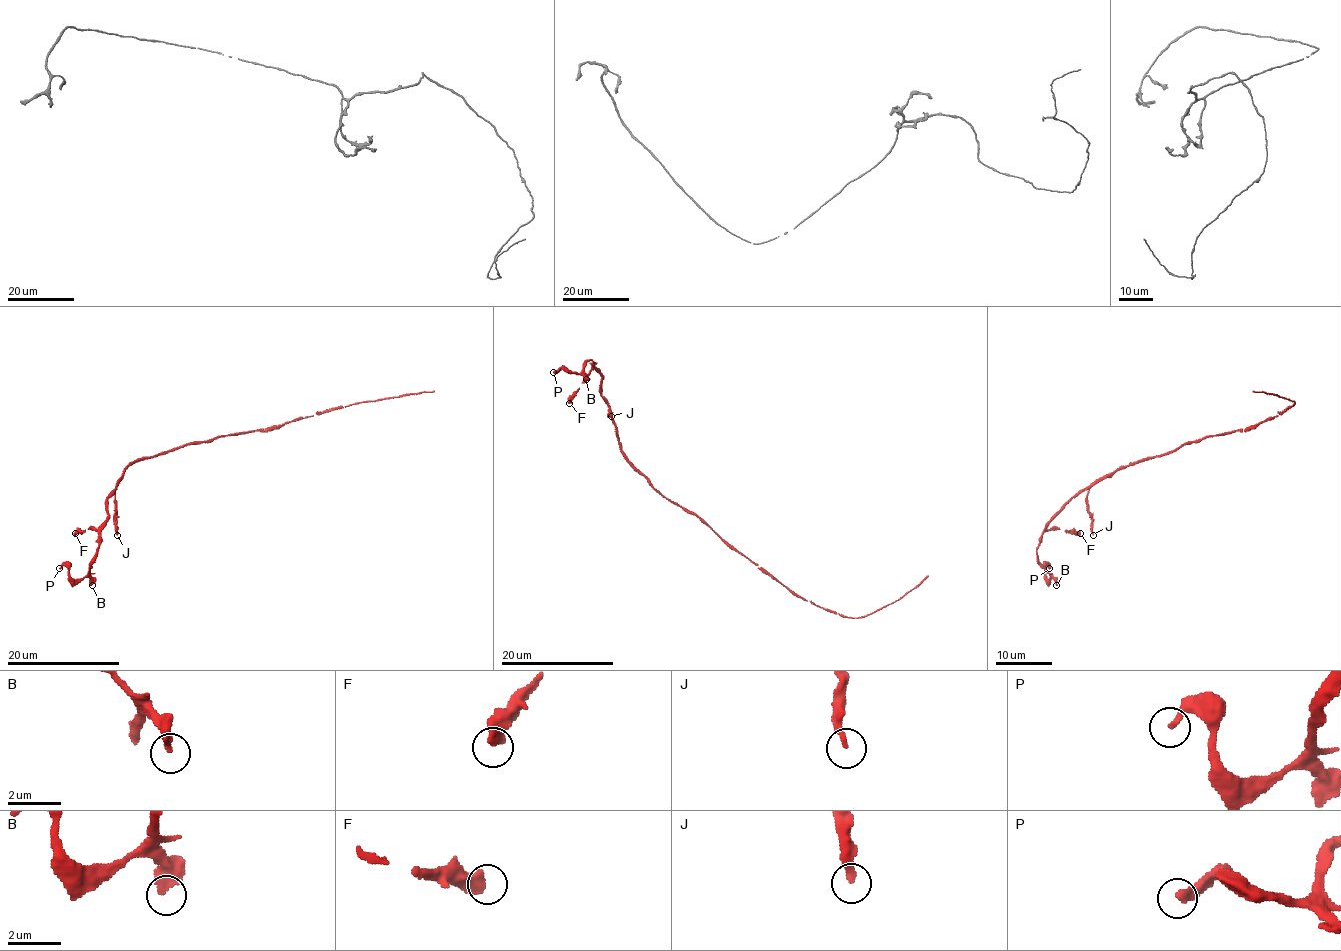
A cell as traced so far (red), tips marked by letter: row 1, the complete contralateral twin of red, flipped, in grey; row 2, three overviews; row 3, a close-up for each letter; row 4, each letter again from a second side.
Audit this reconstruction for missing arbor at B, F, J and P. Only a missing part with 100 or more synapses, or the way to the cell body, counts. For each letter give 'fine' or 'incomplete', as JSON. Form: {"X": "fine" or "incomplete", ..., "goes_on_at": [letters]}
{"B": "fine", "F": "fine", "J": "fine", "P": "fine", "goes_on_at": []}

